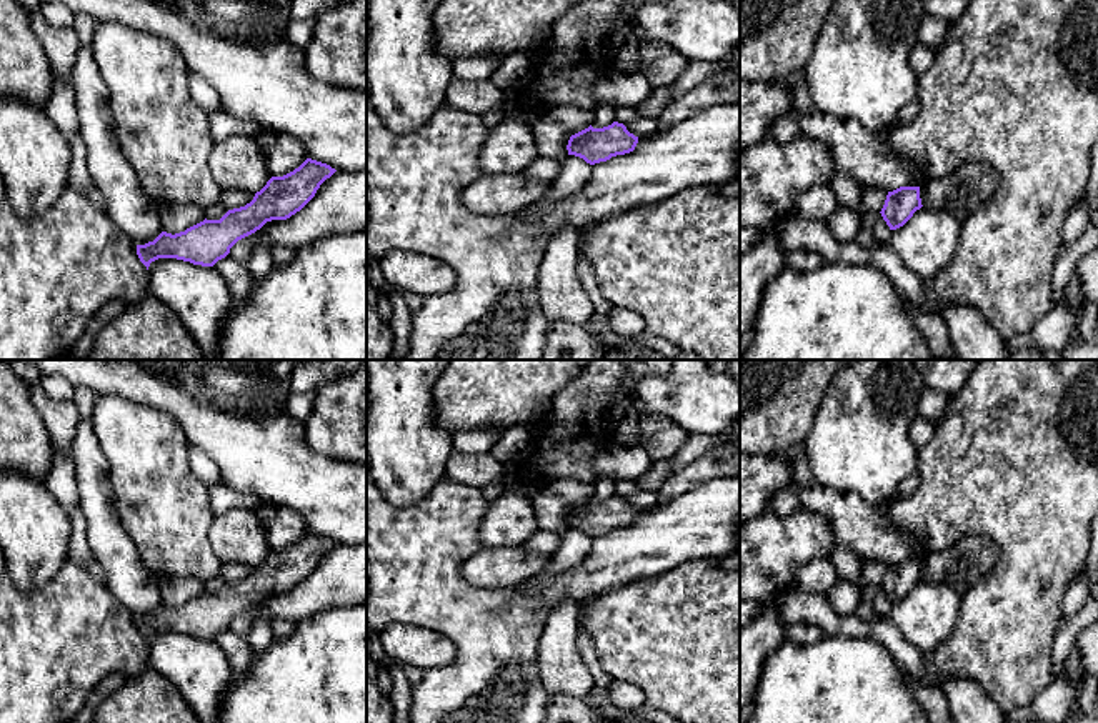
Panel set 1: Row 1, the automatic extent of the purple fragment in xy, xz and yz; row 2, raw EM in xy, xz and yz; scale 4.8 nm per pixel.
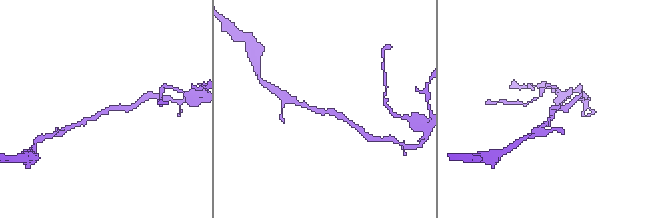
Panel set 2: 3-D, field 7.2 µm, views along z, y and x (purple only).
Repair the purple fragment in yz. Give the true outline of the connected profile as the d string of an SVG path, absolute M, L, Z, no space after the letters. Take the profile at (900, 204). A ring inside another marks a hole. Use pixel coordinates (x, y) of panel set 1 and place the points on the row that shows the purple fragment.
M900 187L888 192L880 213L890 230L896 230L903 227L921 207L920 187Z

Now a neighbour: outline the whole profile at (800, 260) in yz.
M788 252L785 257L785 267L796 272L811 272L825 263L823 257L816 252Z

